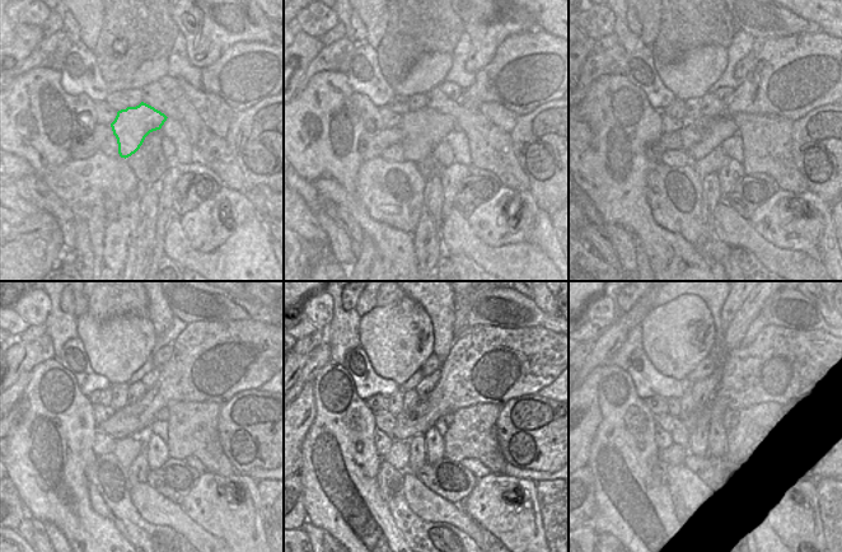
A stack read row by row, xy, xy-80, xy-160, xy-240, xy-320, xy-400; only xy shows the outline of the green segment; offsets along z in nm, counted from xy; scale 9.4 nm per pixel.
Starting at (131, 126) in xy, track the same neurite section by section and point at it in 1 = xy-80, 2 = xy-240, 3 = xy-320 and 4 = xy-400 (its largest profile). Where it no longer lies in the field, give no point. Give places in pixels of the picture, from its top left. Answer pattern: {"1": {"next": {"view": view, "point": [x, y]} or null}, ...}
{"1": {"next": {"view": "xy-80", "point": [422, 130]}}, "2": {"next": {"view": "xy-240", "point": [163, 415]}}, "3": {"next": {"view": "xy-320", "point": [448, 419]}}, "4": {"next": {"view": "xy-400", "point": [734, 421]}}}

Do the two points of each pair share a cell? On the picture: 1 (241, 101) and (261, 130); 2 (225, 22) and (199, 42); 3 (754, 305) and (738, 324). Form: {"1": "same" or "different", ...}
{"1": "different", "2": "same", "3": "same"}

